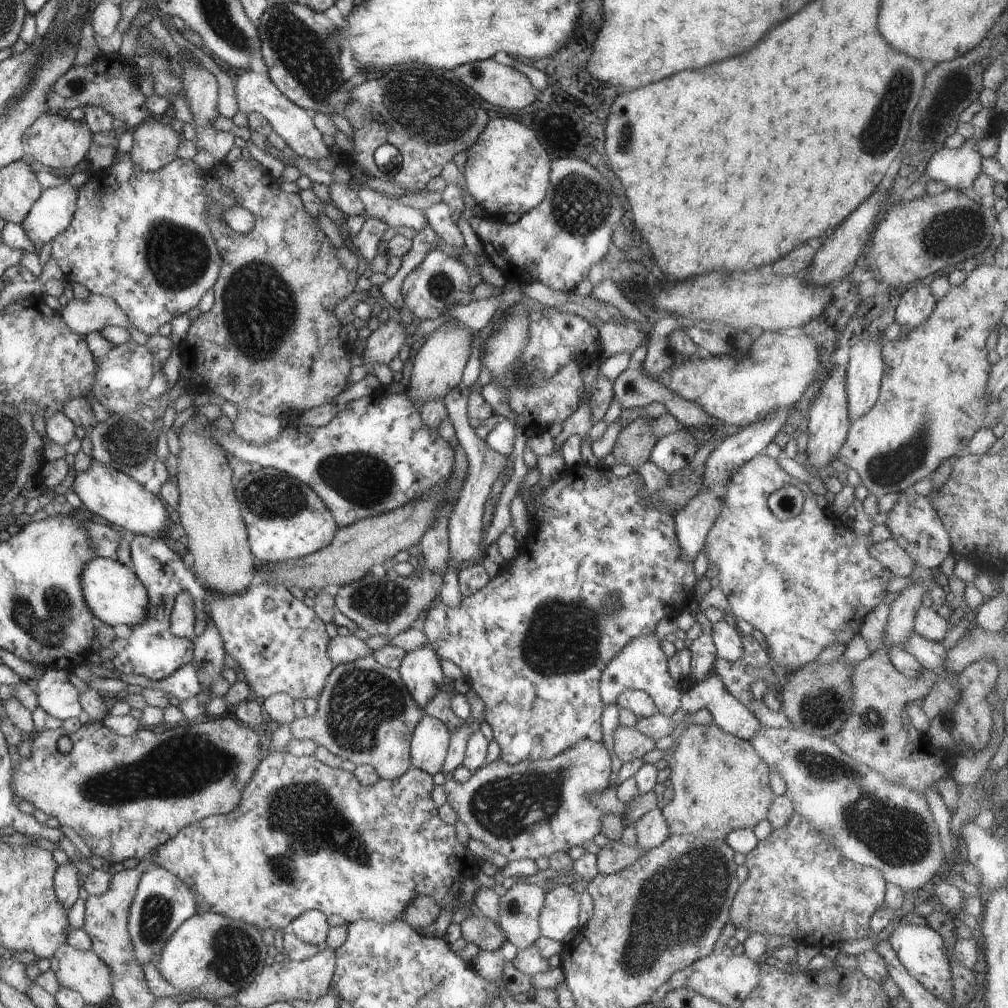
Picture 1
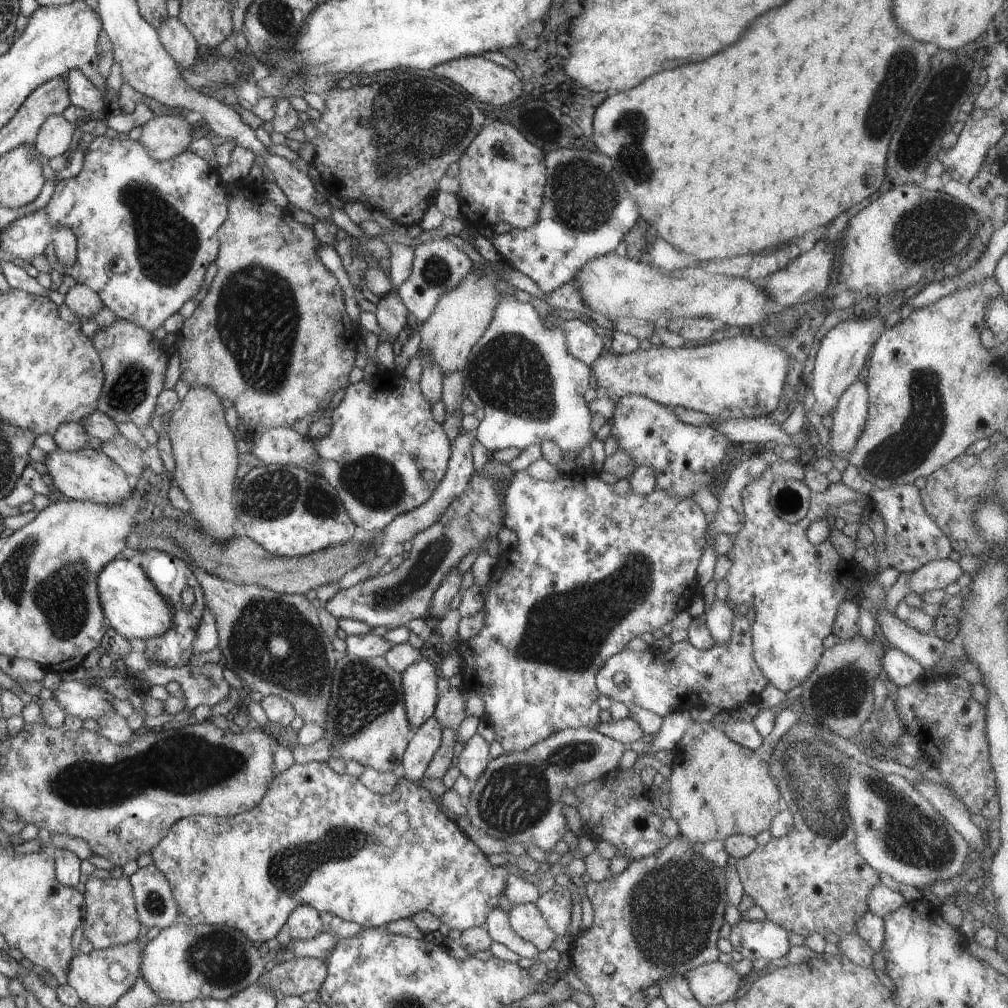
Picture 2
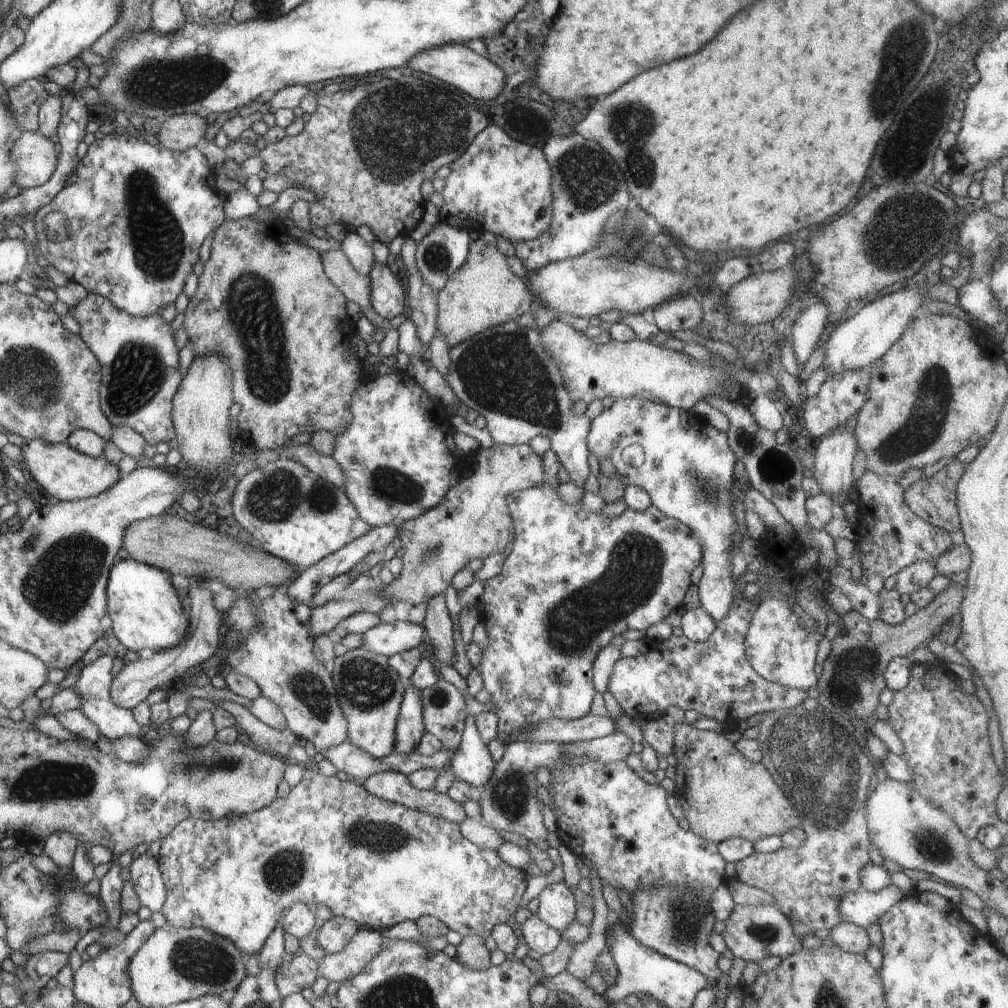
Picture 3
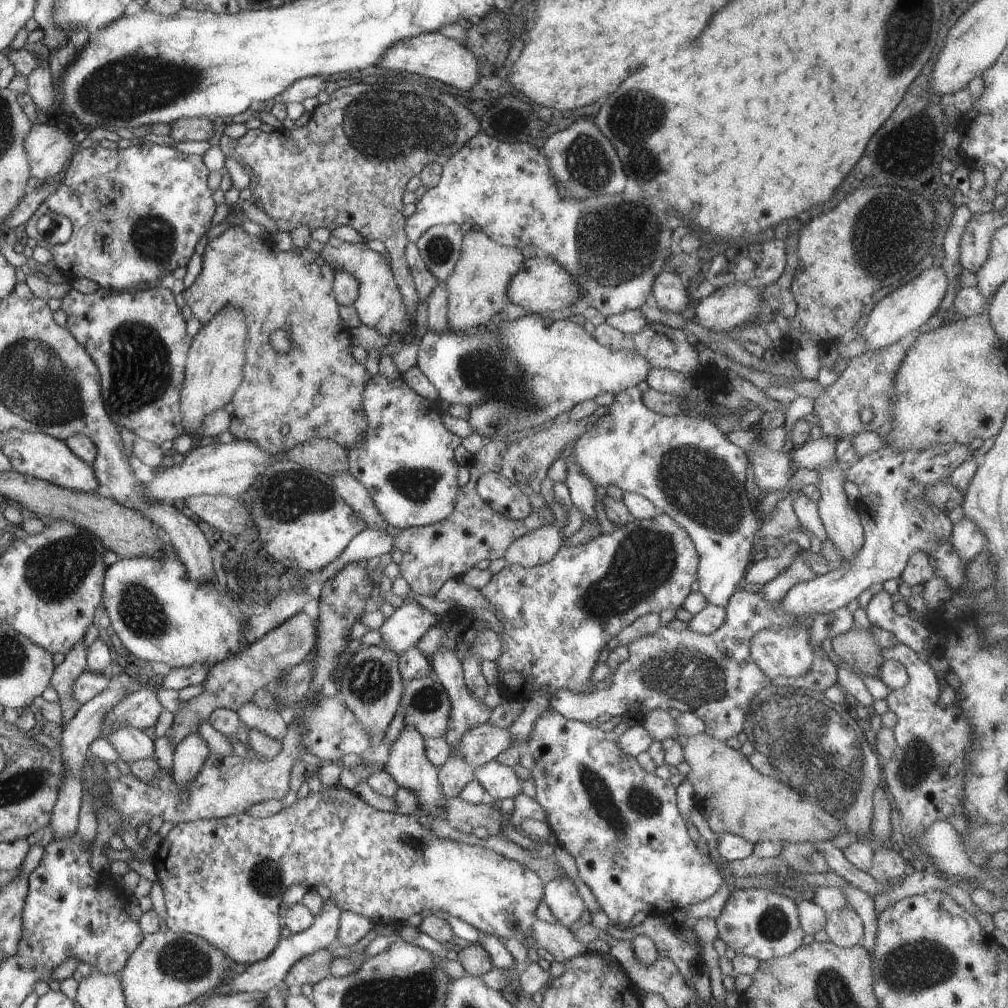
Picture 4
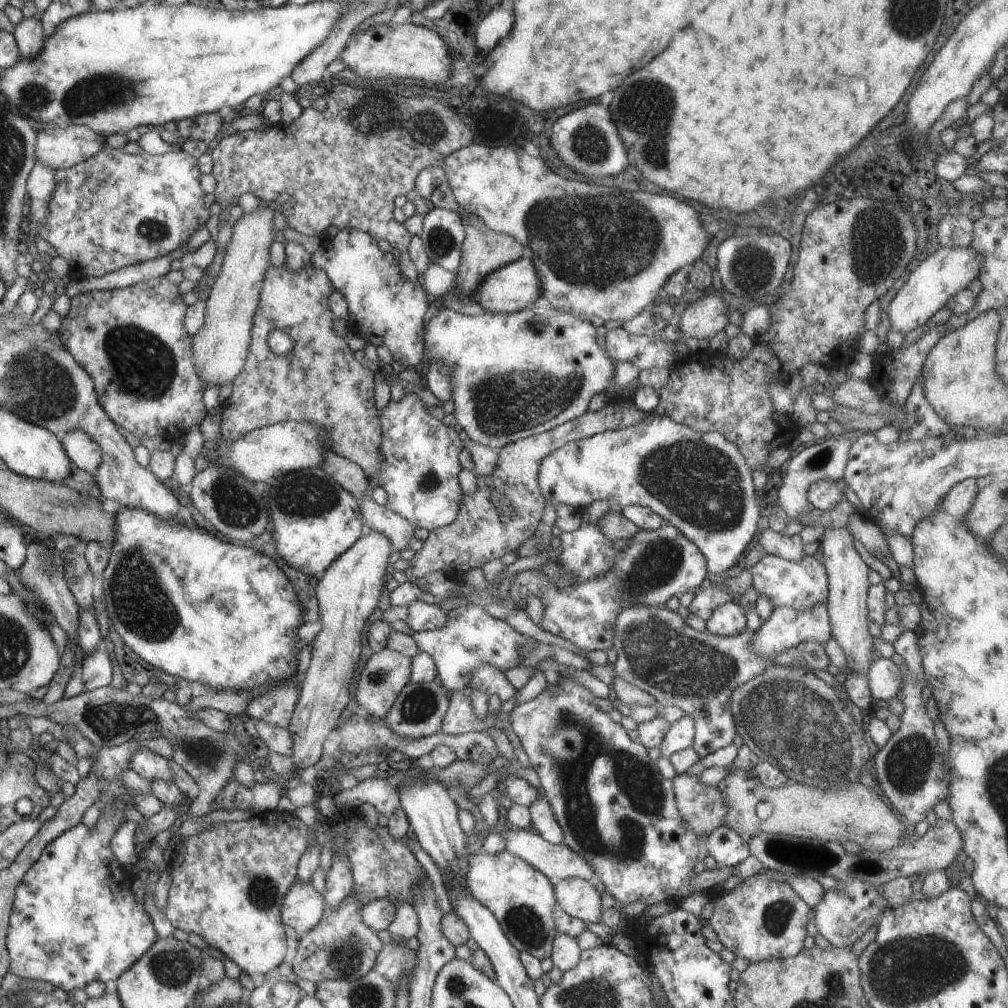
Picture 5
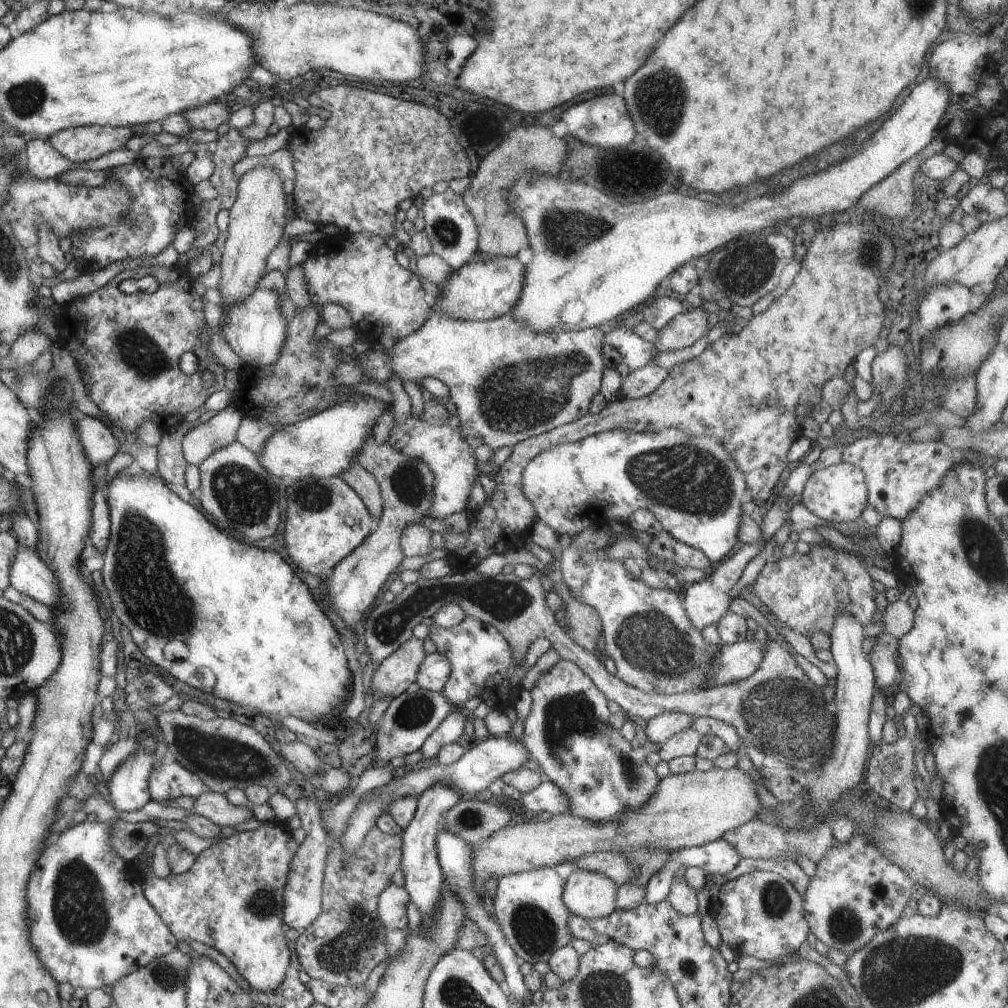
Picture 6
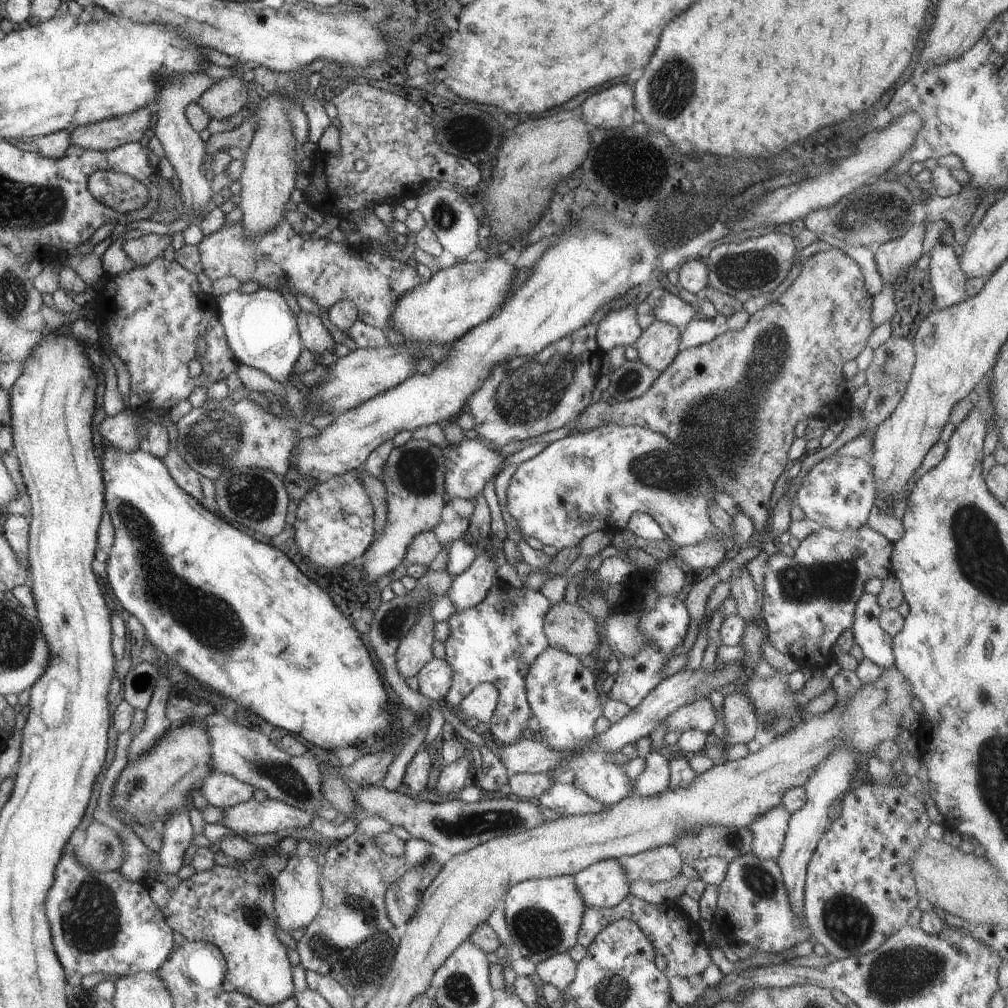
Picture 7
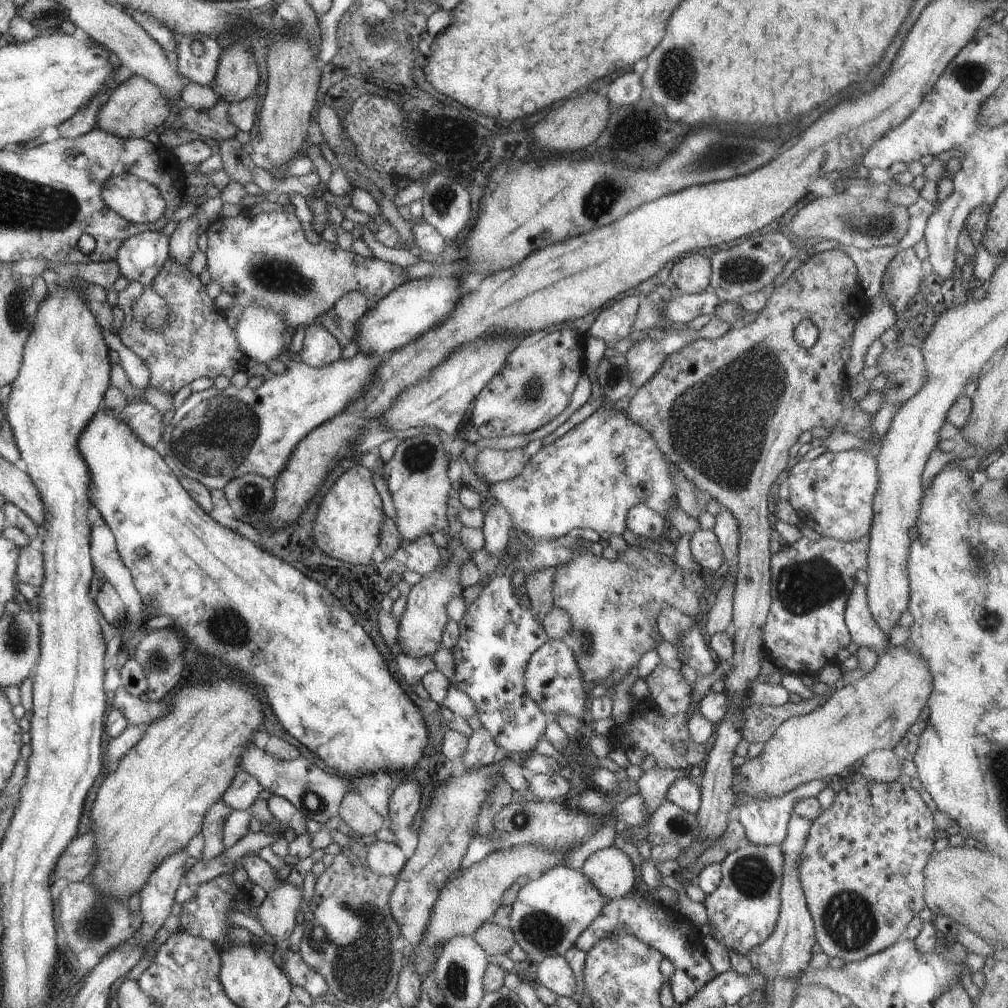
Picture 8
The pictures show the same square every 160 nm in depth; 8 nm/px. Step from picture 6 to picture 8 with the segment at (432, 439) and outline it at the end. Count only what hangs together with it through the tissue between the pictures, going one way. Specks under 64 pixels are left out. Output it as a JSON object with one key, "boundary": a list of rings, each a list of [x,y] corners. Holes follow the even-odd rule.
{"boundary":[[[486,447],[477,454],[476,466],[472,468],[475,474],[485,478],[488,485],[516,478],[526,468],[529,457],[524,448],[509,451]]]}

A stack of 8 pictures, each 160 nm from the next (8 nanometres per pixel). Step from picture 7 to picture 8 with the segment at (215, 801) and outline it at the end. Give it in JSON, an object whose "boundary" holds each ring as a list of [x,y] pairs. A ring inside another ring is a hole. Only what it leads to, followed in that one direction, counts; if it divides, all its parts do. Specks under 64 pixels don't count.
{"boundary":[[[238,767],[232,784],[221,798],[233,810],[250,810],[250,806],[262,792],[263,786],[256,777],[248,774],[242,767]]]}

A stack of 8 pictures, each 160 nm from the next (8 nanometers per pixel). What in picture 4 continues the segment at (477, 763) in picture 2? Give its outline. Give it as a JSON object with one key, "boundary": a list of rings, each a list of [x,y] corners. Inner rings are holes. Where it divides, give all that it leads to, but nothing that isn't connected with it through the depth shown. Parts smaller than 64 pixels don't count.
{"boundary":[[[496,759],[484,764],[473,766],[475,781],[480,782],[489,800],[503,800],[520,795],[520,780],[513,768],[500,764]]]}

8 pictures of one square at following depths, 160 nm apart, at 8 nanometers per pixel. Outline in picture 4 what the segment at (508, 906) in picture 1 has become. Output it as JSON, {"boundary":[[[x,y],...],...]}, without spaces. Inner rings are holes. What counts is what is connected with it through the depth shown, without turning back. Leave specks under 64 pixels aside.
{"boundary":[[[537,919],[532,926],[532,936],[538,948],[554,956],[554,960],[566,963],[568,960],[587,953],[587,946],[574,938],[569,928]]]}

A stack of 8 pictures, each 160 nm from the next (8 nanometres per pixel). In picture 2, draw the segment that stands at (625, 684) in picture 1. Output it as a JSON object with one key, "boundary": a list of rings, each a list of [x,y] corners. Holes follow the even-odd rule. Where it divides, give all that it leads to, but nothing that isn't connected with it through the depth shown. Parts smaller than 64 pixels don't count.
{"boundary":[[[741,615],[735,616],[732,636],[730,636],[728,642],[715,643],[708,650],[698,650],[690,642],[684,640],[683,642],[673,643],[666,653],[661,653],[651,648],[648,651],[625,649],[606,660],[606,664],[598,670],[595,682],[599,694],[608,696],[613,702],[626,704],[628,707],[642,706],[642,708],[646,708],[646,710],[650,710],[662,718],[672,712],[681,711],[684,704],[694,706],[694,702],[698,702],[698,706],[716,706],[723,712],[736,711],[746,701],[760,705],[760,694],[770,684],[766,680],[766,676],[762,674],[760,666],[754,660],[752,626],[748,622],[747,616]],[[617,672],[626,674],[628,678],[628,686],[626,688],[619,688],[614,684],[613,678]]]}

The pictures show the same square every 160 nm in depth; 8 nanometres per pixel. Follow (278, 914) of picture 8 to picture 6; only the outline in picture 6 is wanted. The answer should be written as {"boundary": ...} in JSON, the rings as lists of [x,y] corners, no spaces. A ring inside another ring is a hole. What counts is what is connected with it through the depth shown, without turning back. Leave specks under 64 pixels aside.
{"boundary":[[[308,796],[294,802],[300,827],[306,830],[306,838],[300,844],[300,848],[290,864],[286,880],[286,906],[285,924],[288,929],[296,929],[302,932],[308,928],[314,920],[318,919],[322,912],[322,892],[325,869],[327,866],[328,844],[326,843],[327,831],[323,828],[320,806]]]}

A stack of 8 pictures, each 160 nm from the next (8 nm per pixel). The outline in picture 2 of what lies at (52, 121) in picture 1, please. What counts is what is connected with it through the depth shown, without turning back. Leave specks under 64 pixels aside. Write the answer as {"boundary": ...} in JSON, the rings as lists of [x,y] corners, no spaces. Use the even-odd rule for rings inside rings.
{"boundary":[[[63,114],[50,116],[34,138],[33,144],[37,152],[48,159],[66,154],[74,128],[76,128],[76,123],[72,126],[68,120],[64,120]]]}

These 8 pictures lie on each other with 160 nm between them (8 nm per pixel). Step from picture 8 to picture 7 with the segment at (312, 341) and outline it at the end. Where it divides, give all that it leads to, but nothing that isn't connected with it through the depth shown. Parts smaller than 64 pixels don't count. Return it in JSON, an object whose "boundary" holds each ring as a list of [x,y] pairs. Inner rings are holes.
{"boundary":[[[301,310],[300,315],[297,317],[297,327],[303,348],[310,350],[317,360],[324,354],[334,350],[336,341],[334,341],[334,337],[332,337],[332,334],[326,329],[319,317],[306,314]]]}

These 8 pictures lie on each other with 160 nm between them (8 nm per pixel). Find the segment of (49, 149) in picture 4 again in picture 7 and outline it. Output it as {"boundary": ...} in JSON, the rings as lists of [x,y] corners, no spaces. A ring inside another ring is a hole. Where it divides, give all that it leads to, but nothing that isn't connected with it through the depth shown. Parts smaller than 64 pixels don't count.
{"boundary":[[[142,107],[128,114],[75,128],[71,132],[71,142],[87,149],[109,151],[142,140],[154,121],[152,109]]]}

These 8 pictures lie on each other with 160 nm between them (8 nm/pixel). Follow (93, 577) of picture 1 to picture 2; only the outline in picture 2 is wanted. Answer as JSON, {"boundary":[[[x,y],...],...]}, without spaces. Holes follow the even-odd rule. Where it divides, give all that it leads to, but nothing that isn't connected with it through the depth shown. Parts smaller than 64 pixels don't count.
{"boundary":[[[117,557],[98,574],[98,596],[101,600],[104,614],[119,635],[128,639],[139,638],[144,641],[154,639],[170,630],[173,624],[172,610],[166,600],[160,596],[156,586],[150,582],[145,570],[131,560]]]}

